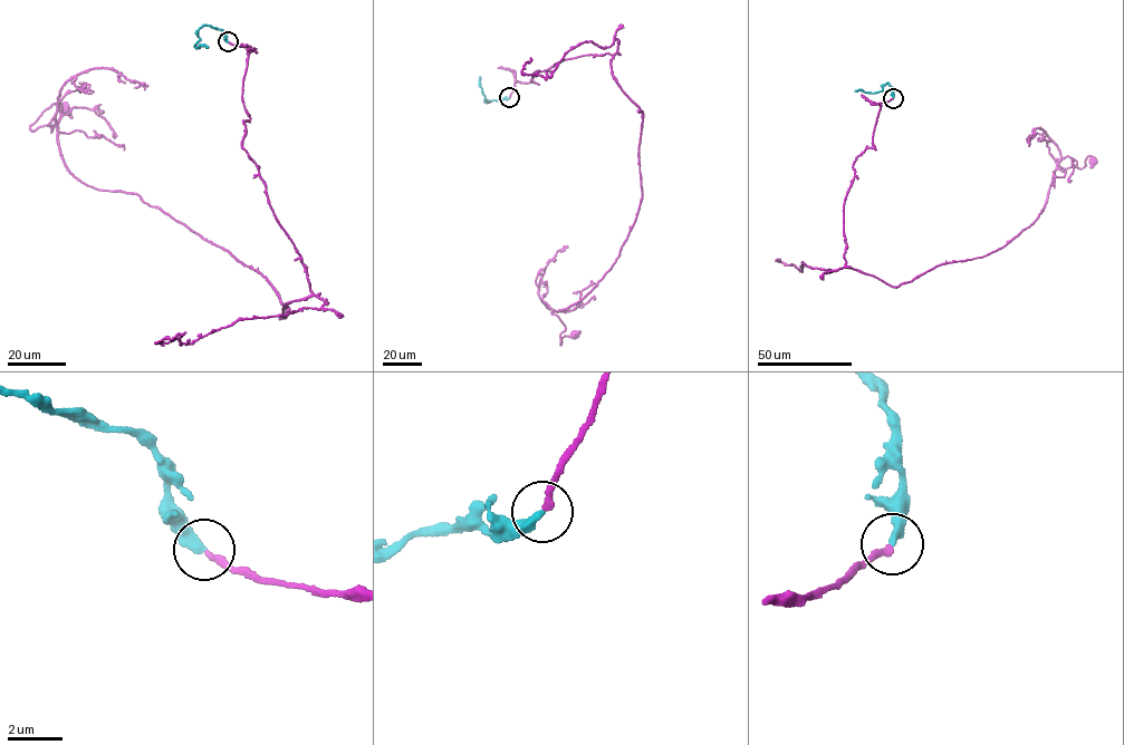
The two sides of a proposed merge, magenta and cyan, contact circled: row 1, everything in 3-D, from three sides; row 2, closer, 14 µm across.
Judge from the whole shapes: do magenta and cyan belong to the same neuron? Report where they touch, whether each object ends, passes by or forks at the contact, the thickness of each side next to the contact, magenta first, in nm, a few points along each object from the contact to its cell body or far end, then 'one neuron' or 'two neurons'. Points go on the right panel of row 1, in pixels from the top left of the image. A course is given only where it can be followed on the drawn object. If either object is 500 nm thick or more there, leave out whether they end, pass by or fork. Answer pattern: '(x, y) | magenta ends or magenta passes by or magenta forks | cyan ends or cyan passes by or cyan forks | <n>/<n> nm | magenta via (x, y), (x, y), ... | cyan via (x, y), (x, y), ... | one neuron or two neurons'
(893, 98) | magenta ends | cyan ends | 240/360 nm | magenta via (893, 98), (854, 162), (843, 230), (845, 265), (893, 287), (1005, 247), (1044, 209), (1057, 158), (1092, 161) | cyan via (893, 98), (889, 83), (875, 93), (855, 90) | one neuron

